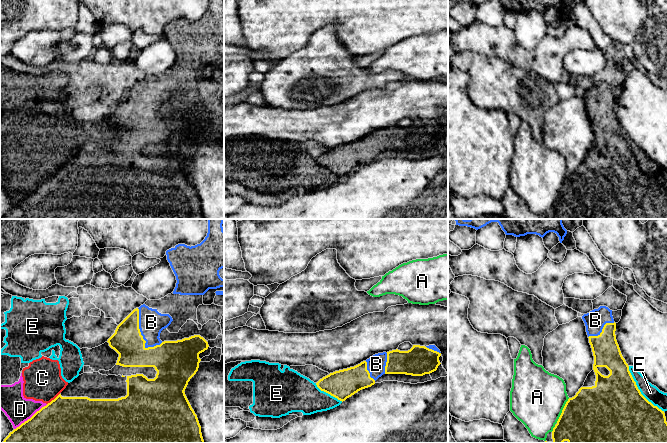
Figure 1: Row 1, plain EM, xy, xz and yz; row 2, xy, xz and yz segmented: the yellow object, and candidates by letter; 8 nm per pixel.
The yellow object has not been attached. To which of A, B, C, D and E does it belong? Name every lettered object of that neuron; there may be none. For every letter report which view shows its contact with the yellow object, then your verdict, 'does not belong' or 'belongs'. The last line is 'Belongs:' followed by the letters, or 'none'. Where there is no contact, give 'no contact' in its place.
A: contact in yz; does not belong
B: contact in xy; belongs
C: contact in xy; does not belong
D: contact in xy; does not belong
E: contact in yz; does not belong
Belongs: B

